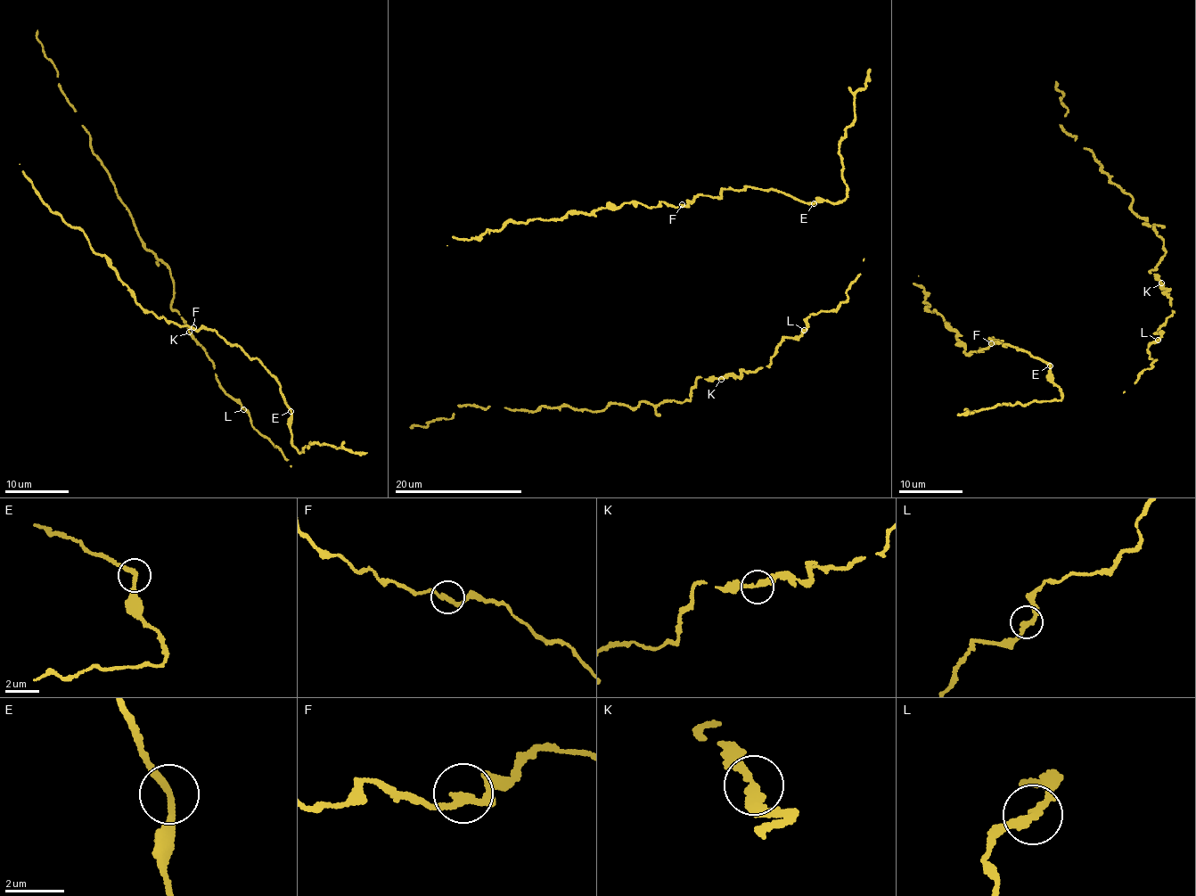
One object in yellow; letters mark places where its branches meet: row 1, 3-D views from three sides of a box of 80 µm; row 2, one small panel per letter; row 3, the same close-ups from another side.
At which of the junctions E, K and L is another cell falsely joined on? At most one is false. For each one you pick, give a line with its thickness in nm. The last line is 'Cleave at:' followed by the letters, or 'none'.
Cleave at: none

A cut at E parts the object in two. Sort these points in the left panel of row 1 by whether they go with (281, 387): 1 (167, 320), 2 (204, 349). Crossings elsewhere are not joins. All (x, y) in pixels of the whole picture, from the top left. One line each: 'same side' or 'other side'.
1: same side
2: other side

